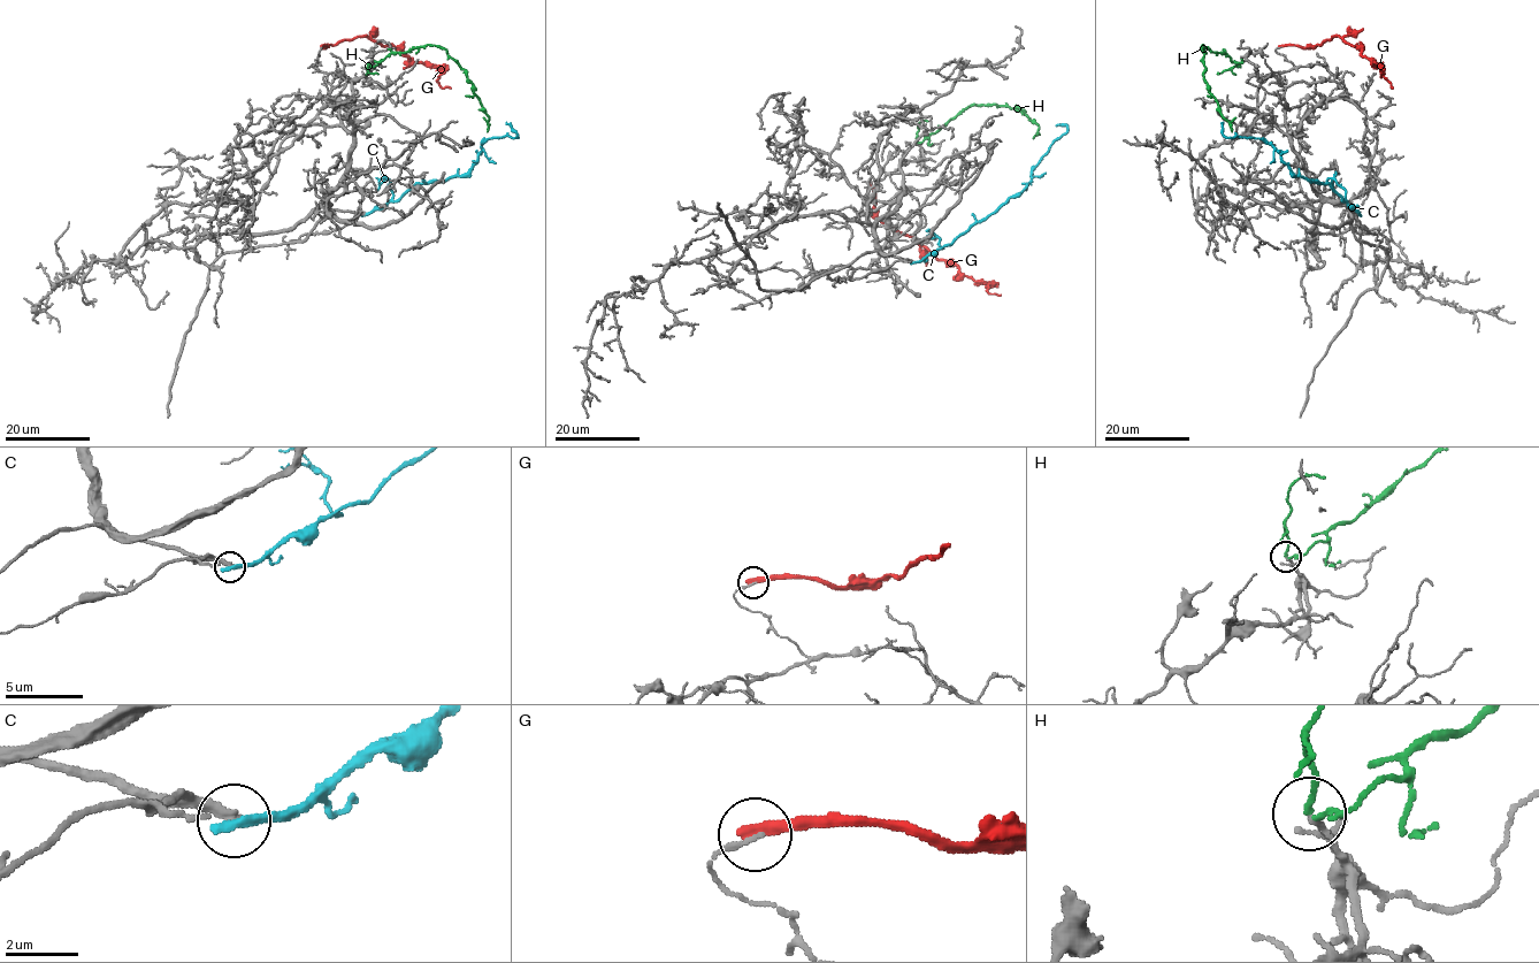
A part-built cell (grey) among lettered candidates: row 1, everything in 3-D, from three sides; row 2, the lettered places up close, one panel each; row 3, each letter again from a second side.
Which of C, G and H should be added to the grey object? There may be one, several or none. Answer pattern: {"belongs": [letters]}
{"belongs": []}

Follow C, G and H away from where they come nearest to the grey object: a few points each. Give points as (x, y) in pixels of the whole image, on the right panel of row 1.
C: (1360, 214), (1327, 184), (1294, 175), (1281, 155), (1258, 138), (1226, 137), (1222, 131), (1223, 122)
G: (1280, 46), (1312, 47), (1339, 36), (1356, 45), (1361, 53), (1379, 66), (1392, 89)
H: (1240, 63), (1237, 66), (1226, 53), (1212, 52), (1202, 45), (1204, 81), (1232, 131)

